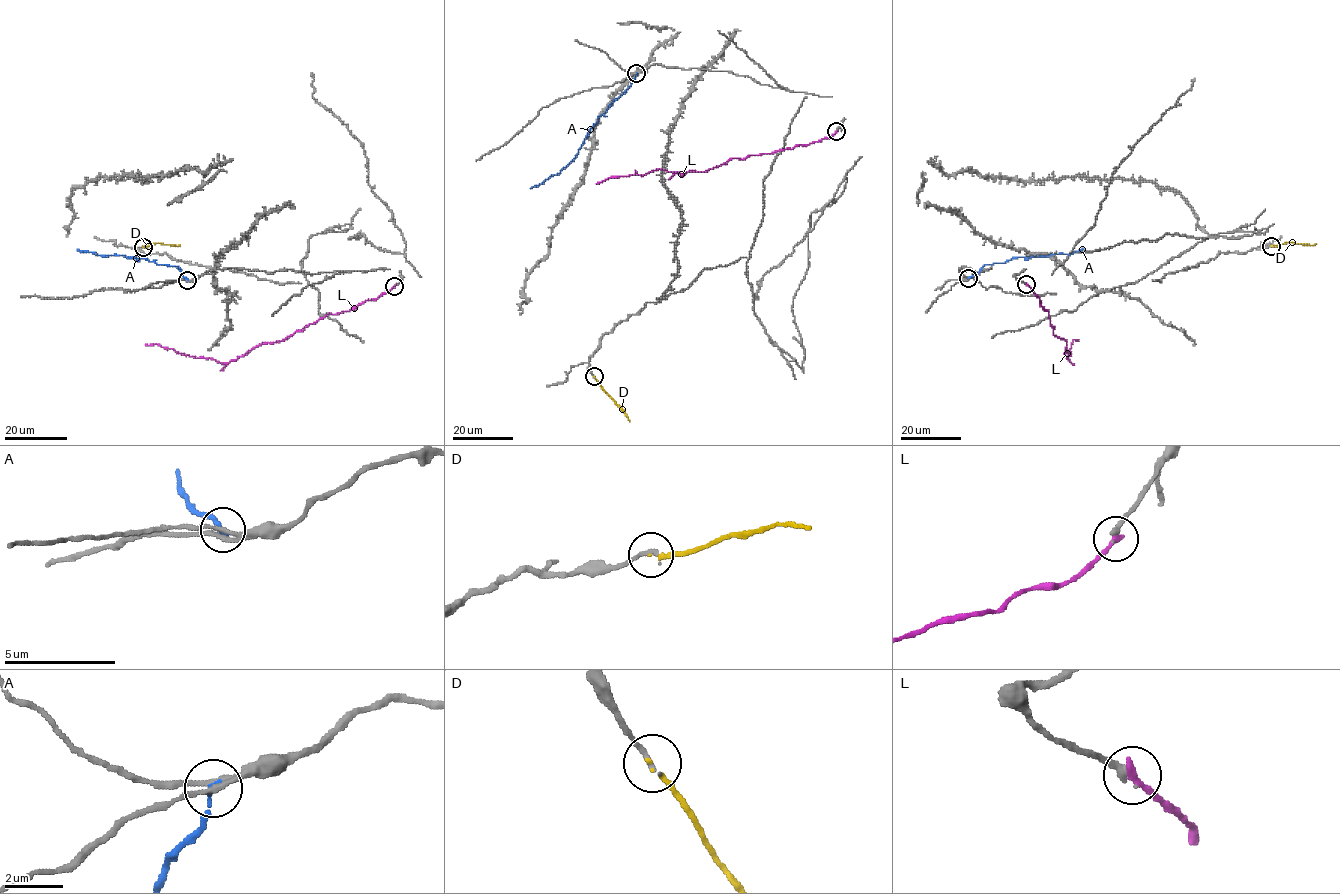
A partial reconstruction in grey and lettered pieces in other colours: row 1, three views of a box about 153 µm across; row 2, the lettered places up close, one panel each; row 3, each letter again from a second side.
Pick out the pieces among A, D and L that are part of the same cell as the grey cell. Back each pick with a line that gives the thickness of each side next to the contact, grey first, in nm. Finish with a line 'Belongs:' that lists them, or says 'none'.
D: calibres 220 and 120 nm
L: calibres 280 and 300 nm
Belongs: D, L

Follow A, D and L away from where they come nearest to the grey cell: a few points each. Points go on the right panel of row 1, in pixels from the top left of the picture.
A: (968, 277), (984, 265), (1002, 263), (1013, 257), (1070, 254), (1083, 247)
D: (1271, 246), (1289, 241), (1316, 243)
L: (1026, 283), (1048, 312), (1053, 335), (1066, 341), (1067, 359), (1064, 353), (1070, 352), (1072, 341), (1079, 340)

